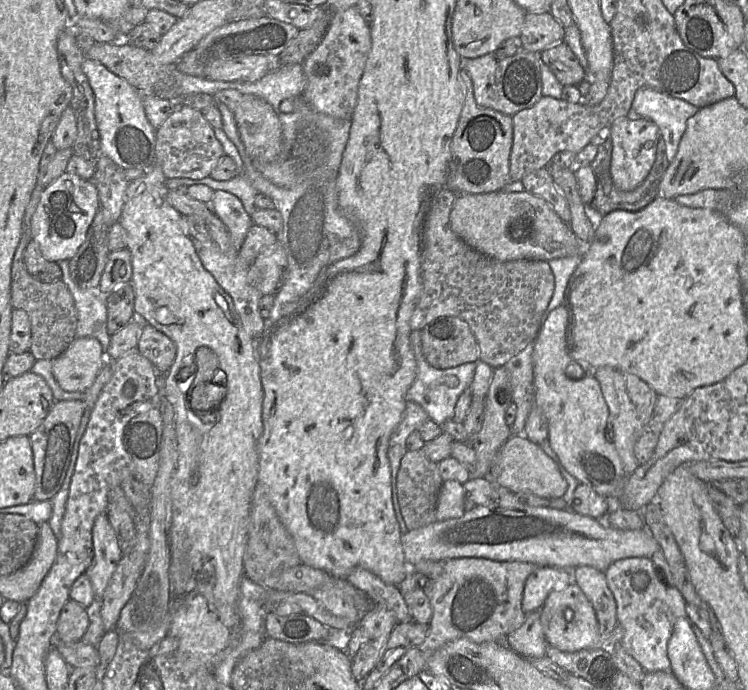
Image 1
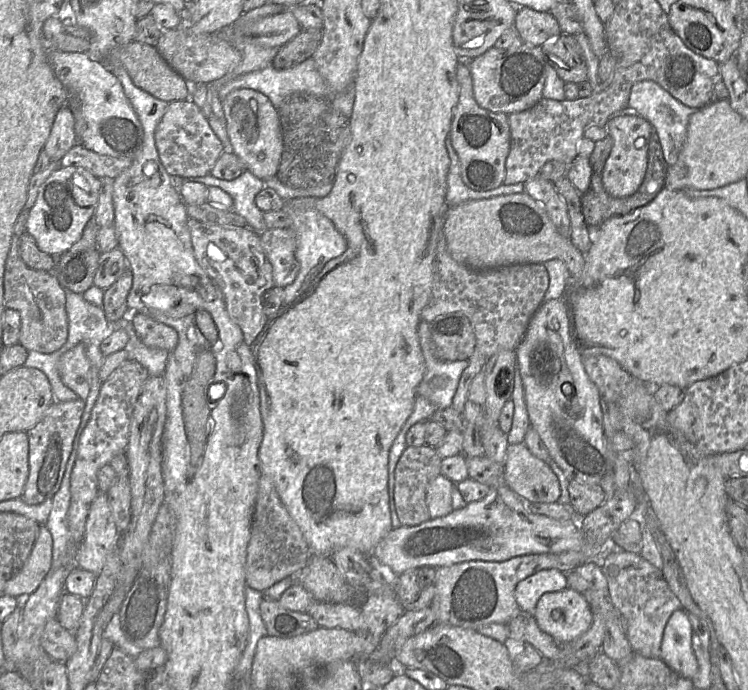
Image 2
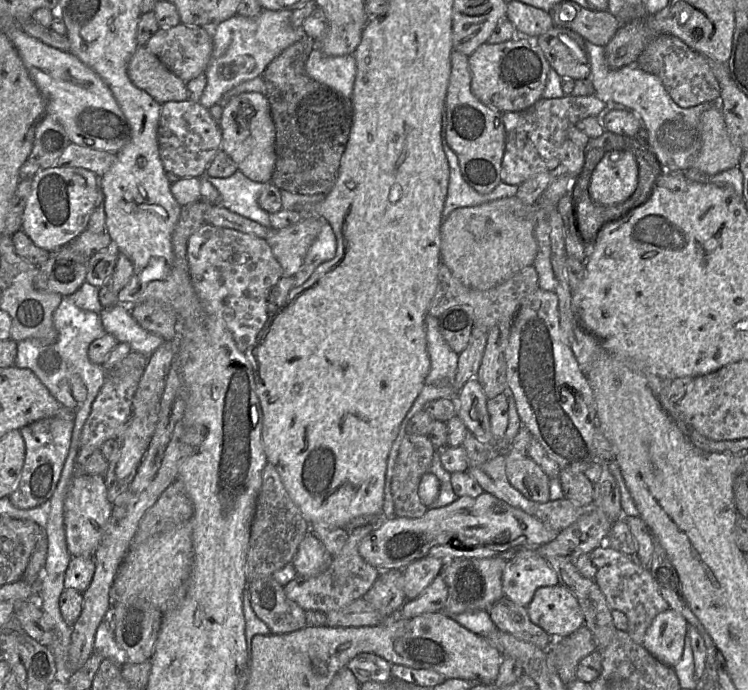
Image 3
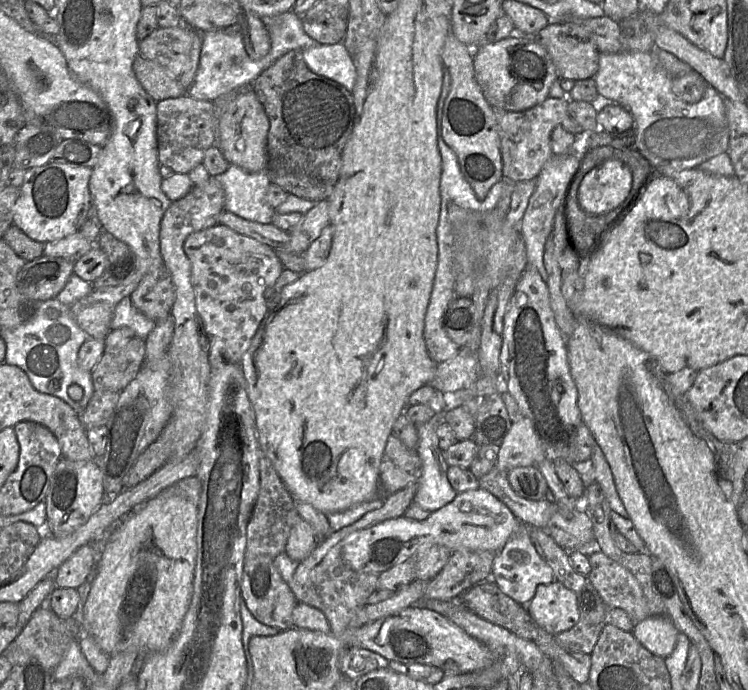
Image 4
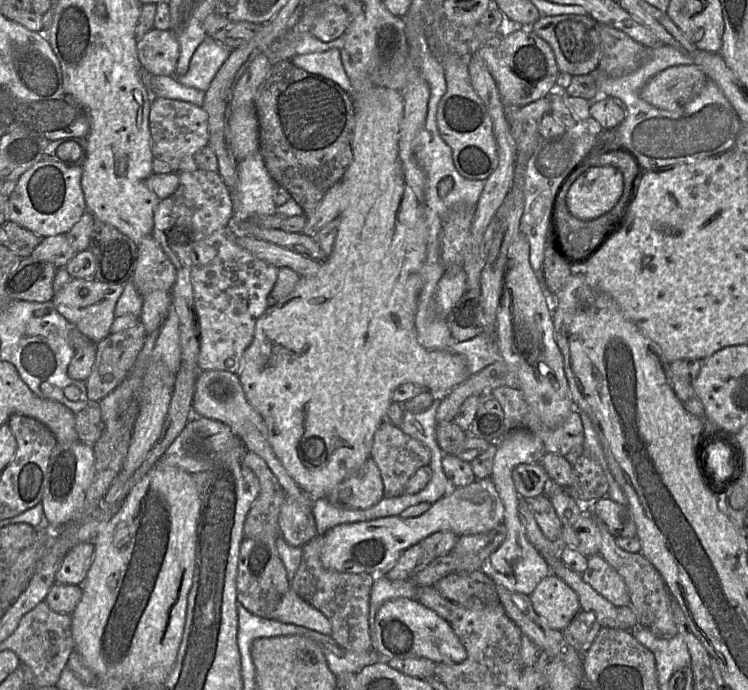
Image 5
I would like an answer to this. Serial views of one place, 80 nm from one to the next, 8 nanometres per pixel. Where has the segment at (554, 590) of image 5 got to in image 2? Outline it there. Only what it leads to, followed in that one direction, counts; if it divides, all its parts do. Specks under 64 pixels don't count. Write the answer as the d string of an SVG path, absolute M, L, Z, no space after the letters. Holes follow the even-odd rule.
M569 587L544 593L532 615L541 630L560 644L575 640L593 622L592 610L586 598Z

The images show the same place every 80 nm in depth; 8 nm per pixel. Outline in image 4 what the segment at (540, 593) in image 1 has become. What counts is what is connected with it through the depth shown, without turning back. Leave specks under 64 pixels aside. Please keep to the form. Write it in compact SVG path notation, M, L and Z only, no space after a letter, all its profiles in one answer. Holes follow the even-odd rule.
M523 522L520 523L505 546L495 555L491 570L491 580L501 591L525 607L531 602L539 585L549 584L555 580L551 567L539 555L530 539L528 528Z

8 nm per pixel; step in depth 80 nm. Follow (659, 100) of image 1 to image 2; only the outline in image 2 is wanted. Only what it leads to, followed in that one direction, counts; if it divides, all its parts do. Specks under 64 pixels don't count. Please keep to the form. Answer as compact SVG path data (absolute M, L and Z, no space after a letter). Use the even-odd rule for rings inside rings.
M651 80L640 81L632 86L628 108L649 121L653 126L659 137L664 158L669 166L676 163L683 148L690 117L701 109L682 104L658 83Z

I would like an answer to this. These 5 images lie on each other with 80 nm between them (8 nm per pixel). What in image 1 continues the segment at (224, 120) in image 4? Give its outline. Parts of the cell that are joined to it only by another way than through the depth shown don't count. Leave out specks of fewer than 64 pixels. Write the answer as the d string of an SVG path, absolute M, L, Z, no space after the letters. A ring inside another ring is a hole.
M236 89L220 90L213 96L234 114L240 138L254 164L271 162L280 154L282 149L282 128L278 115L270 104Z

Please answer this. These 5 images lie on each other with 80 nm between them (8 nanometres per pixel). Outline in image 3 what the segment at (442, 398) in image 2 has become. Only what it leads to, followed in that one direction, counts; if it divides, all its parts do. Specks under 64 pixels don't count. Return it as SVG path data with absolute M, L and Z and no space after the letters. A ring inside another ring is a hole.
M430 314L425 319L425 330L427 349L431 362L425 384L453 384L458 367L459 354L450 349L440 332L438 319Z

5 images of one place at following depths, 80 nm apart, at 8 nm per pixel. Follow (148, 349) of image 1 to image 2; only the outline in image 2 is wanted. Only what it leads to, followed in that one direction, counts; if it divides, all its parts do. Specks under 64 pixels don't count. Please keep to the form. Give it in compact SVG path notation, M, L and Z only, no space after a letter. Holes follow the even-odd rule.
M131 313L133 328L141 342L151 348L172 352L178 343L178 334L170 326L141 313Z

